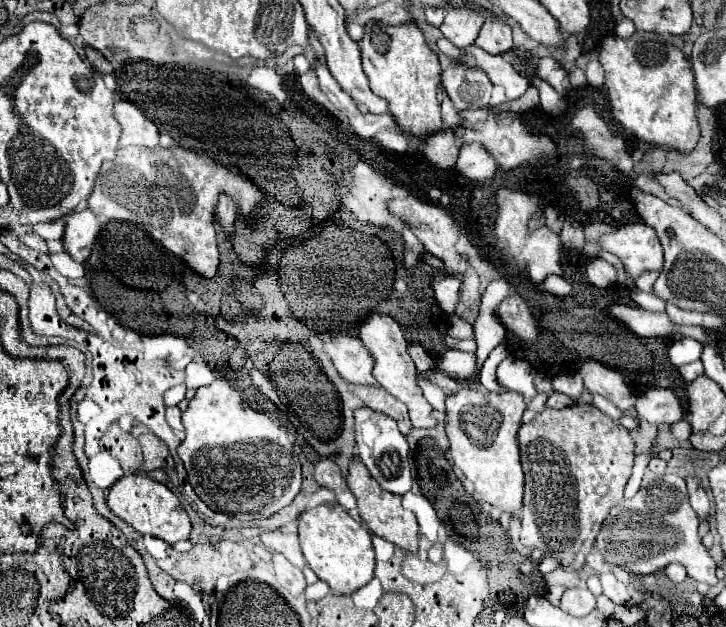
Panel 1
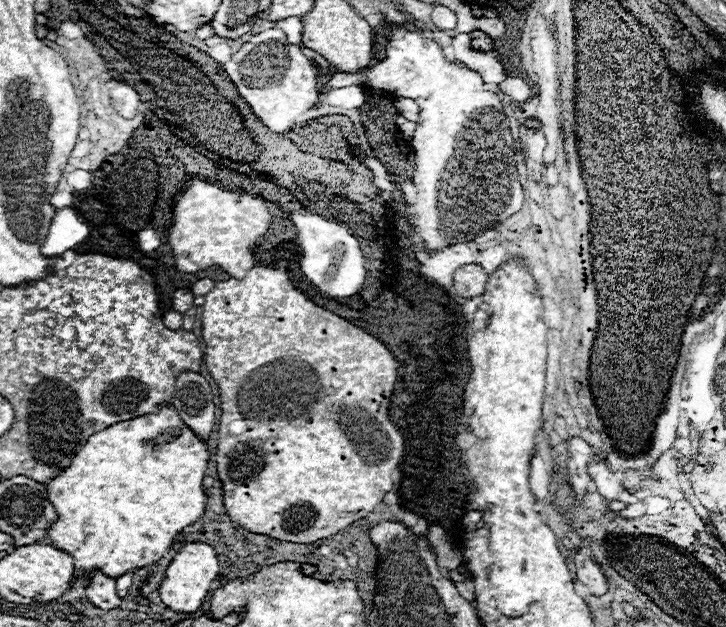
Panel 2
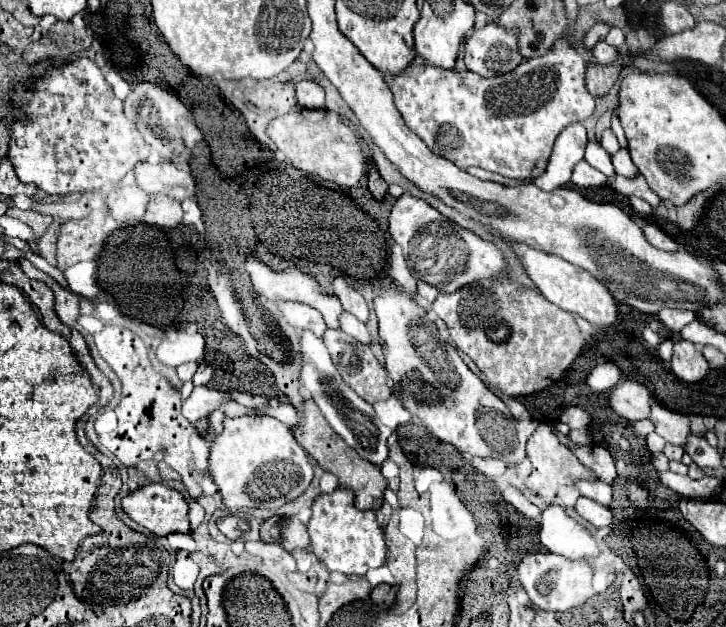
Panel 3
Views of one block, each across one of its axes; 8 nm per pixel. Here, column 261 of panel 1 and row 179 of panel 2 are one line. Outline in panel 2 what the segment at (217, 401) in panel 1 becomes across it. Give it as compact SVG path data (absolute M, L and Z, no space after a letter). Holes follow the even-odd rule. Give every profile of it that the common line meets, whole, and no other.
M398 26L392 28L386 60L370 68L366 78L368 86L392 90L400 98L412 98L420 108L416 132L410 140L410 150L416 160L412 178L416 196L410 209L414 218L409 218L411 212L406 207L408 217L403 218L403 232L414 228L426 252L472 240L512 216L522 204L514 198L518 176L502 102L498 94L484 90L476 80L482 80L478 72L446 62L434 40L426 40L416 30ZM436 238L440 238L440 244L436 244Z

